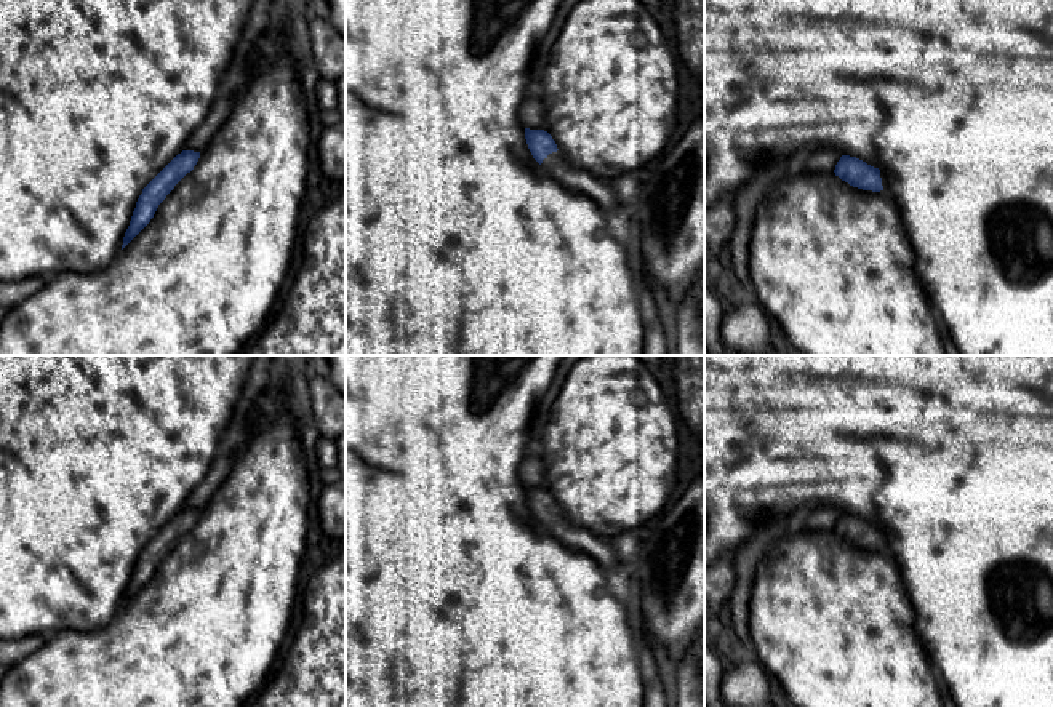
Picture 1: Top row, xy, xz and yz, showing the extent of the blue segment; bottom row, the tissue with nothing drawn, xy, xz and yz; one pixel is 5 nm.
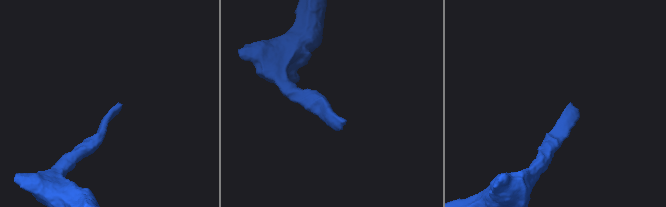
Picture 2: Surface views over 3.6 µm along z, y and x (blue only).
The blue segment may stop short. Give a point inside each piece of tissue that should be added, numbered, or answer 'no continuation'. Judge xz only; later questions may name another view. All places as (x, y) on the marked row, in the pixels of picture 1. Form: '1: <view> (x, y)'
1: xz (556, 165)

